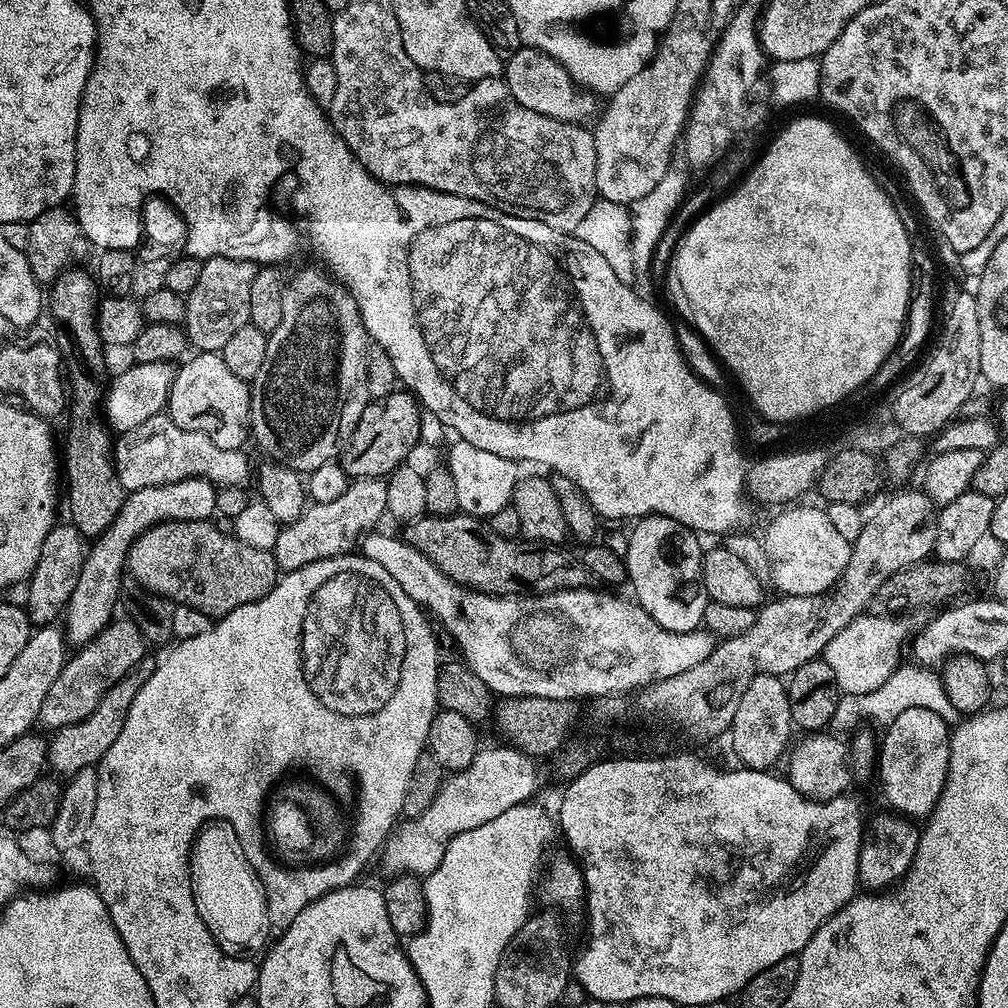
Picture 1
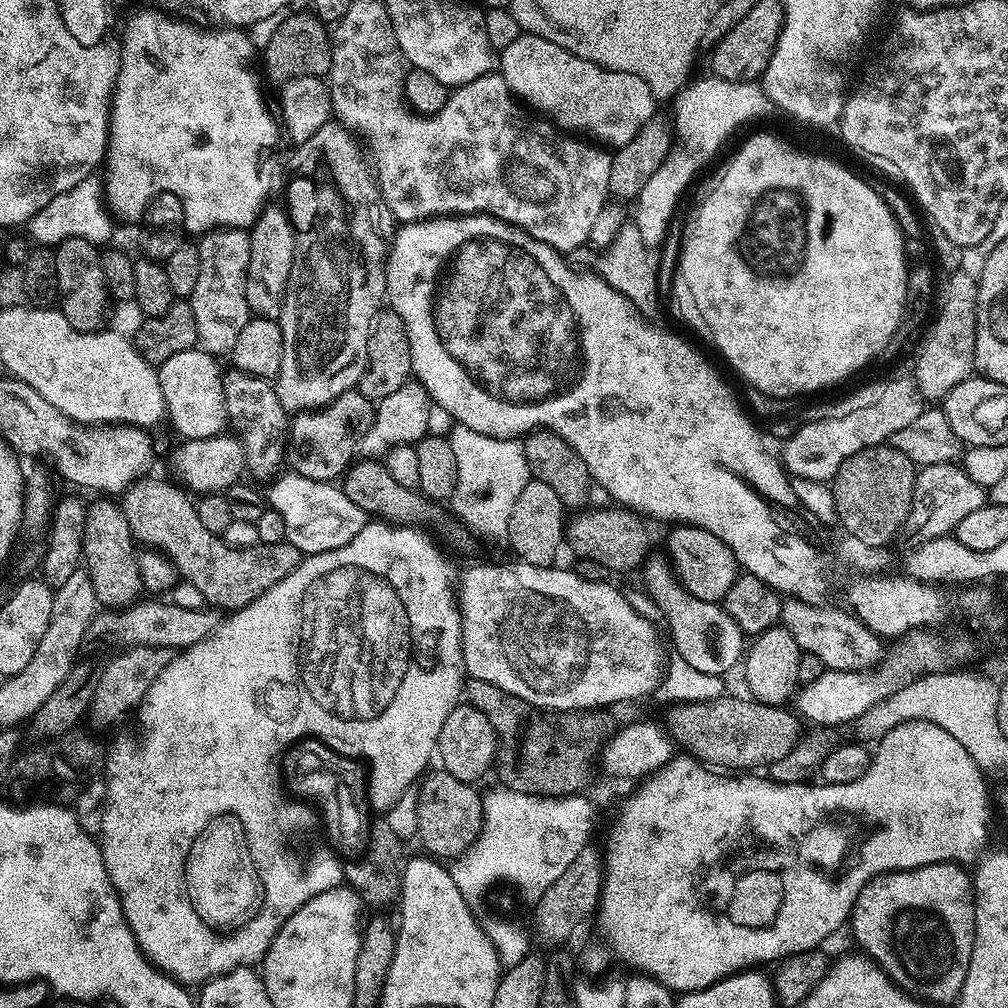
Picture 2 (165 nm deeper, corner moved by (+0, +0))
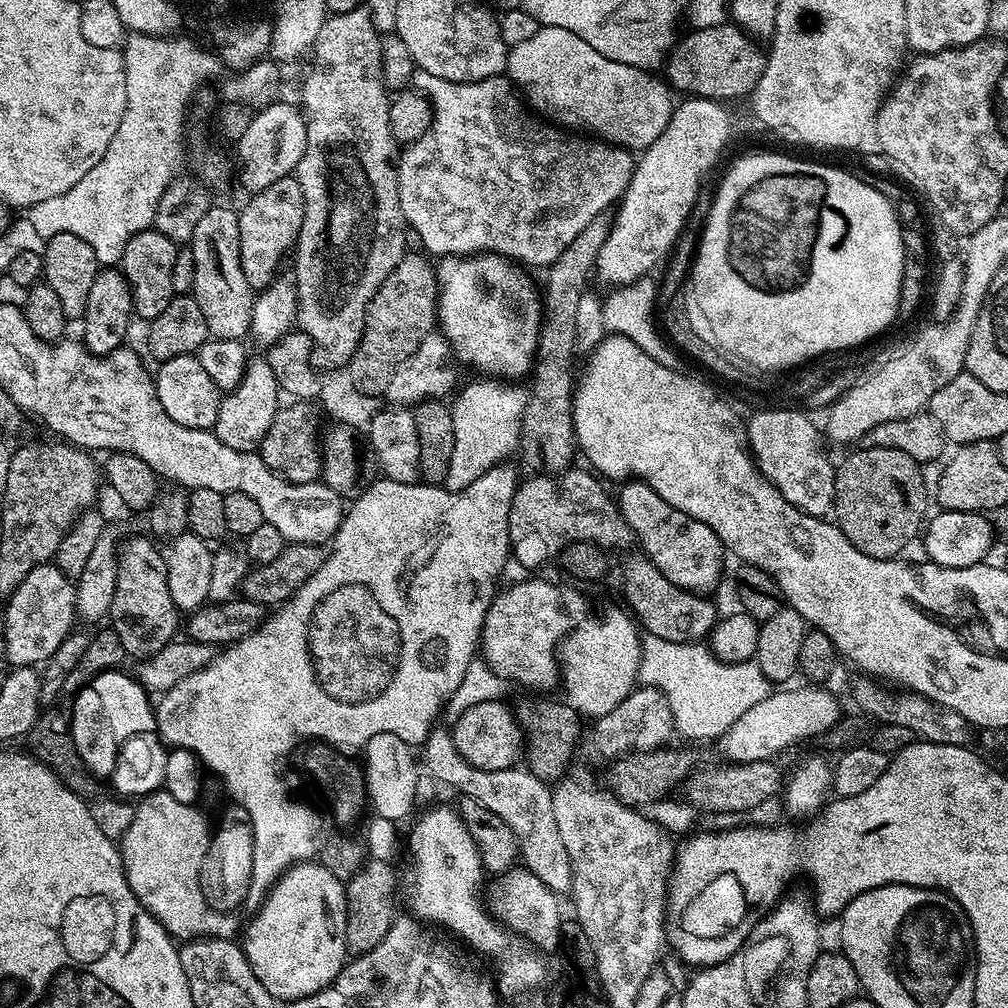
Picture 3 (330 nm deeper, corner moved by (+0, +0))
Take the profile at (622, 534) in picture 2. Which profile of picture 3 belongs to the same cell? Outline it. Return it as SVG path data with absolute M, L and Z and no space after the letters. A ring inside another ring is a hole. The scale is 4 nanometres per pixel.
M640 554L624 564L624 592L628 595L627 607L634 613L635 619L658 638L679 644L700 642L718 623L716 608L707 600L707 595L680 588L670 578L663 576L651 560Z

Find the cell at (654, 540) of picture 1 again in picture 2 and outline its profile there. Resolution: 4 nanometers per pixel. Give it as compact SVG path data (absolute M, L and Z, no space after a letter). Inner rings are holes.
M649 555L642 565L644 572L644 588L650 599L656 603L658 611L664 615L668 623L668 632L672 635L675 655L682 657L694 670L702 670L702 674L723 677L732 667L741 663L746 652L746 637L744 632L724 612L720 604L702 602L702 598L694 598L680 585L680 579L663 555Z

